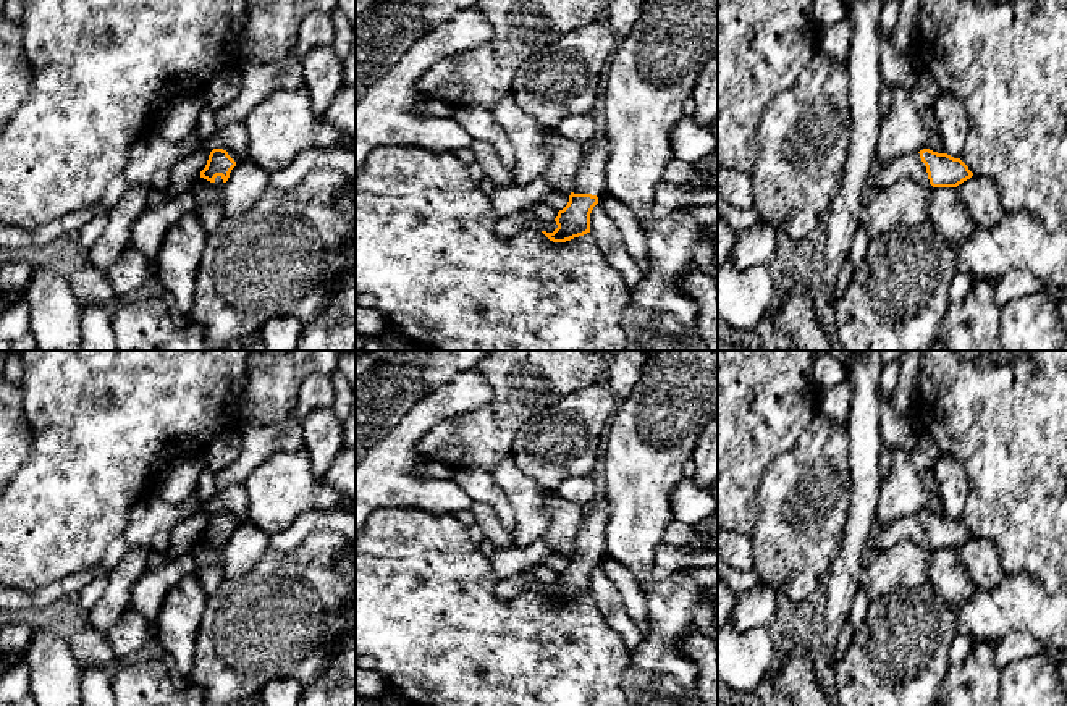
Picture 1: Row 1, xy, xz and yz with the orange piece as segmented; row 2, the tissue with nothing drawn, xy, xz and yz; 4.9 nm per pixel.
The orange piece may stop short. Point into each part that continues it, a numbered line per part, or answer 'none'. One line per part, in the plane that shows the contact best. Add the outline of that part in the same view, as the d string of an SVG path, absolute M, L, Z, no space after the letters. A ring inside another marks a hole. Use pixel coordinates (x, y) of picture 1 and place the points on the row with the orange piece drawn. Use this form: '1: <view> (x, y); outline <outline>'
1: yz (906, 167); outline M918 152L896 157L886 163L875 163L868 184L878 191L900 179L913 179L922 184L930 184L926 166Z

